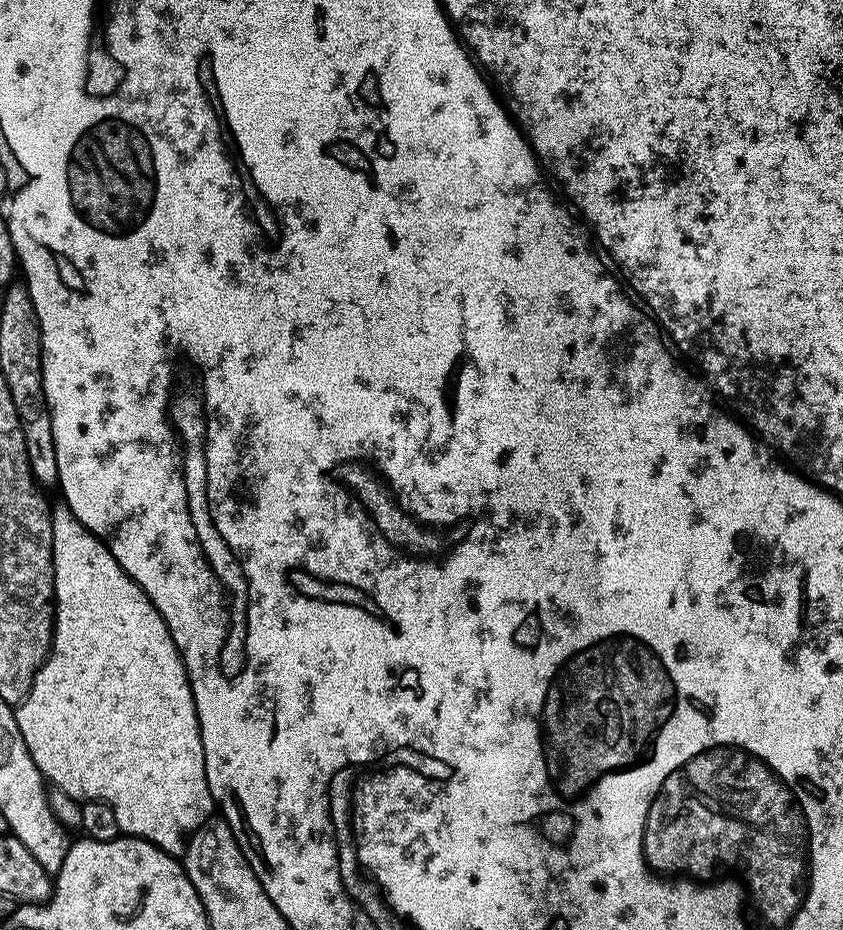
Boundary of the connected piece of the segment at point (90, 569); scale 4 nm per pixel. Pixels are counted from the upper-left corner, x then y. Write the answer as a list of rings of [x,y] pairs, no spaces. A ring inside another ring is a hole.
[[[67,506],[52,508],[52,561],[56,575],[56,595],[54,597],[54,627],[52,629],[52,651],[36,673],[32,689],[27,698],[15,709],[18,730],[26,742],[26,750],[36,763],[41,775],[65,796],[77,802],[85,800],[105,800],[118,818],[118,826],[125,837],[137,840],[149,840],[164,852],[177,858],[183,857],[188,841],[214,812],[214,801],[206,782],[206,766],[202,750],[202,734],[198,714],[194,706],[194,694],[184,669],[184,660],[180,657],[178,646],[158,610],[150,602],[143,590],[118,566],[114,554],[104,541],[90,531]]]

